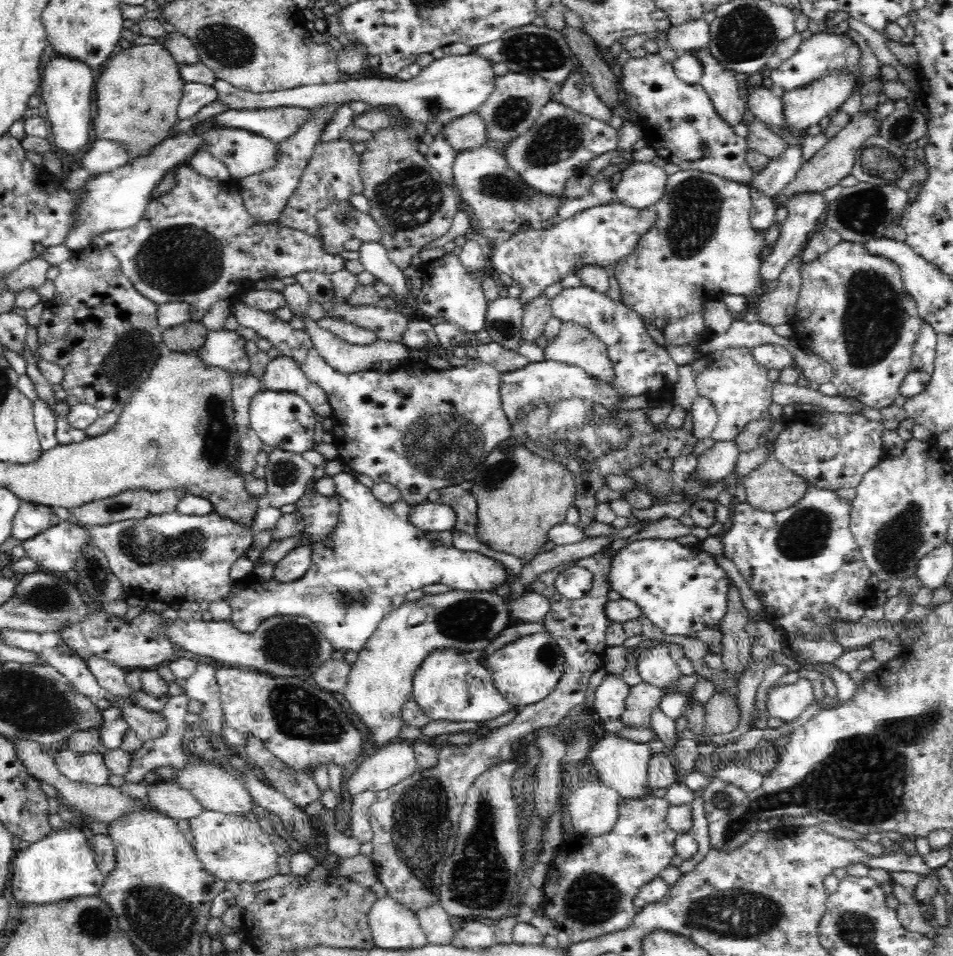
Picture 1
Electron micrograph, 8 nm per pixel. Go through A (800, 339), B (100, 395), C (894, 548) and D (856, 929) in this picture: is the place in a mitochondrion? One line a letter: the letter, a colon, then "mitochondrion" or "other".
A: other
B: other
C: mitochondrion
D: mitochondrion

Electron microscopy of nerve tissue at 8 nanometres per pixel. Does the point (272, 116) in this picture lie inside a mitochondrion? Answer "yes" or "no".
no

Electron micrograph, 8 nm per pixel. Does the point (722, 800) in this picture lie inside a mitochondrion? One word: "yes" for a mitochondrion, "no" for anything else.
yes

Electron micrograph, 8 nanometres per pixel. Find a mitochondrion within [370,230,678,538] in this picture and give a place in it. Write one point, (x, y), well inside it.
(606, 437)

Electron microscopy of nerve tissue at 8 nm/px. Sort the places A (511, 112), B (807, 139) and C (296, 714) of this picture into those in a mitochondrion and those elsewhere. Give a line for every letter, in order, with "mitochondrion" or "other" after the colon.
A: mitochondrion
B: other
C: mitochondrion

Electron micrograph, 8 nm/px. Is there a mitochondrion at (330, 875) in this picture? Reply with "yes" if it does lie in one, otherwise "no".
no

